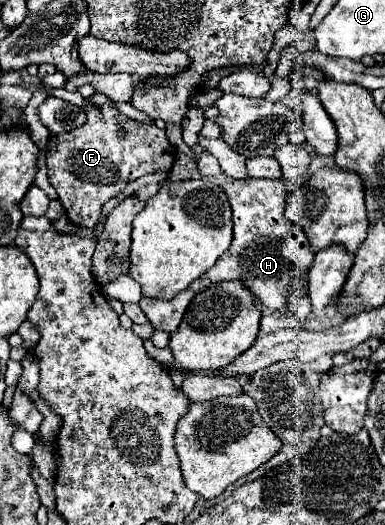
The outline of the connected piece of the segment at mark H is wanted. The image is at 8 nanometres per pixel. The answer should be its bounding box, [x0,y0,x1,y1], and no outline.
[139,178,315,332]

